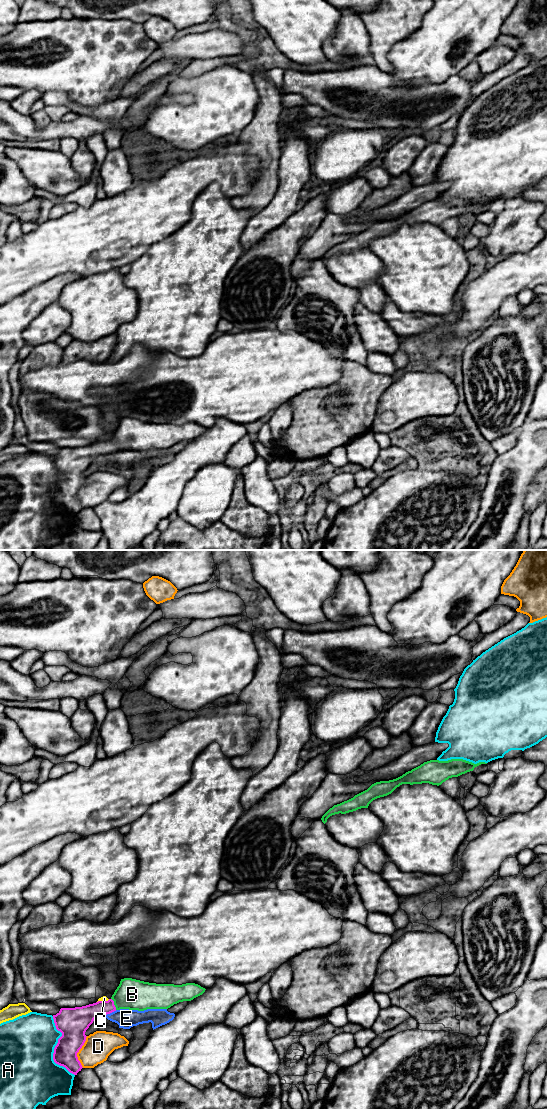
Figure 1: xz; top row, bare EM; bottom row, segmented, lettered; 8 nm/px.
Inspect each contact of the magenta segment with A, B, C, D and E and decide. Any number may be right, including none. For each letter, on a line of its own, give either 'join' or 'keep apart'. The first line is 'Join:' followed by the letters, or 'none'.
Join: B
A: keep apart
B: join
C: keep apart
D: keep apart
E: keep apart

